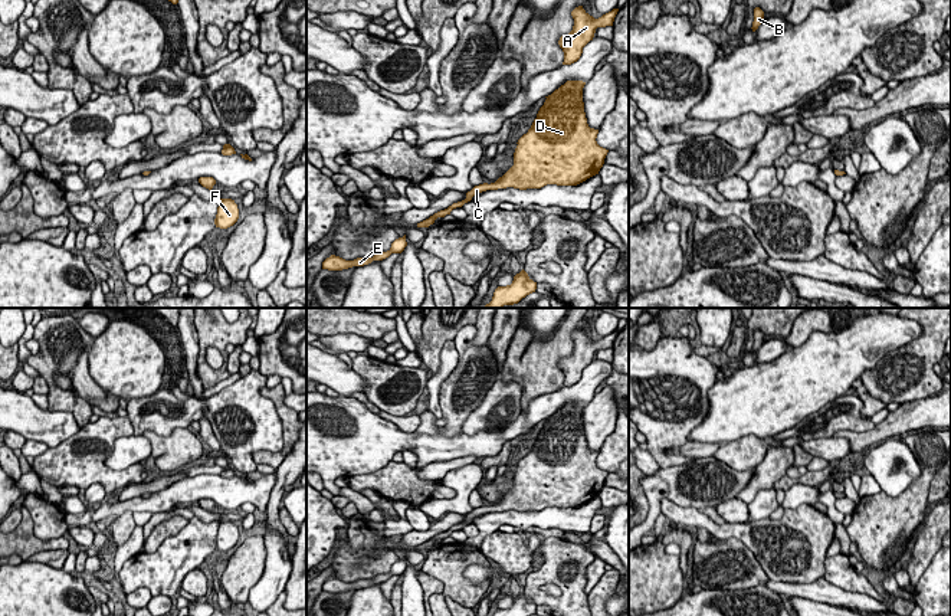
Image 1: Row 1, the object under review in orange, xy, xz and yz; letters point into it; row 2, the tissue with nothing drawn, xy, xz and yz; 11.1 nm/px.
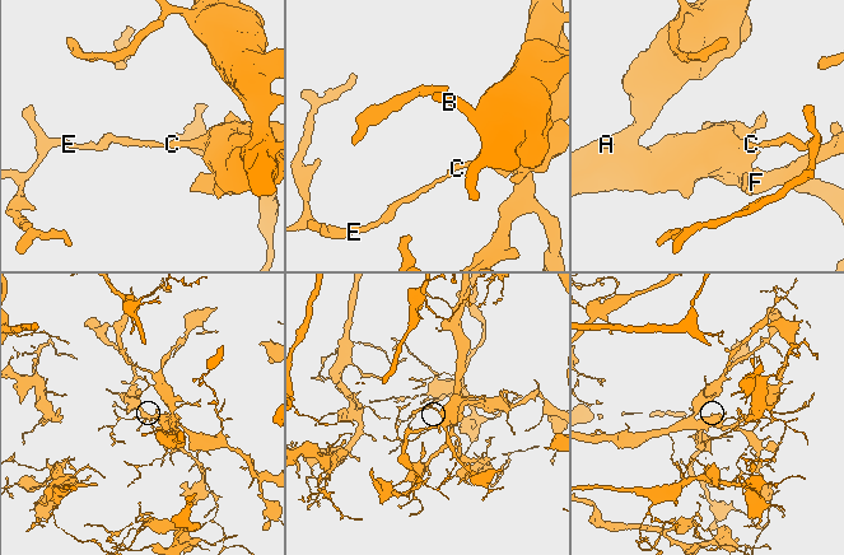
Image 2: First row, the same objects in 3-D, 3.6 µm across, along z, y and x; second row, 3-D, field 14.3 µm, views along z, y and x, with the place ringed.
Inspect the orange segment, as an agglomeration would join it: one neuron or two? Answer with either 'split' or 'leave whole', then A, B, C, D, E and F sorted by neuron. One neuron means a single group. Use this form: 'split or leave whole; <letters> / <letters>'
leave whole; A B C D E F

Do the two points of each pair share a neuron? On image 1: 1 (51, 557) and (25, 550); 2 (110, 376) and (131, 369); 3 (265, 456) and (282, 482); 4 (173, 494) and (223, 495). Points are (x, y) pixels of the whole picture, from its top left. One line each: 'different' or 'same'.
1: different
2: same
3: different
4: same

